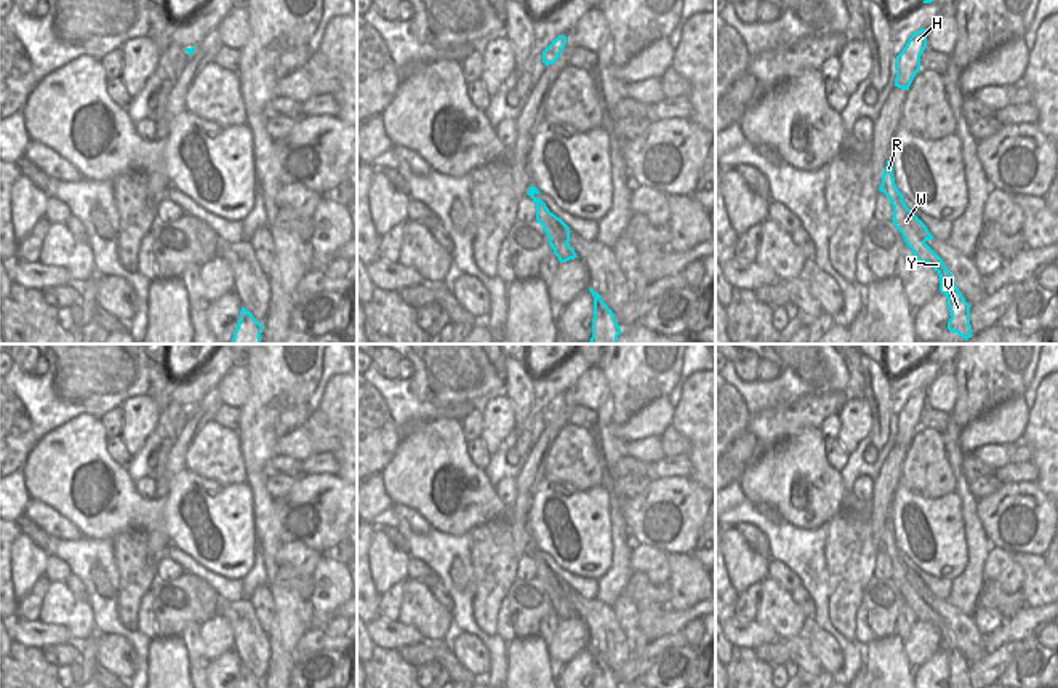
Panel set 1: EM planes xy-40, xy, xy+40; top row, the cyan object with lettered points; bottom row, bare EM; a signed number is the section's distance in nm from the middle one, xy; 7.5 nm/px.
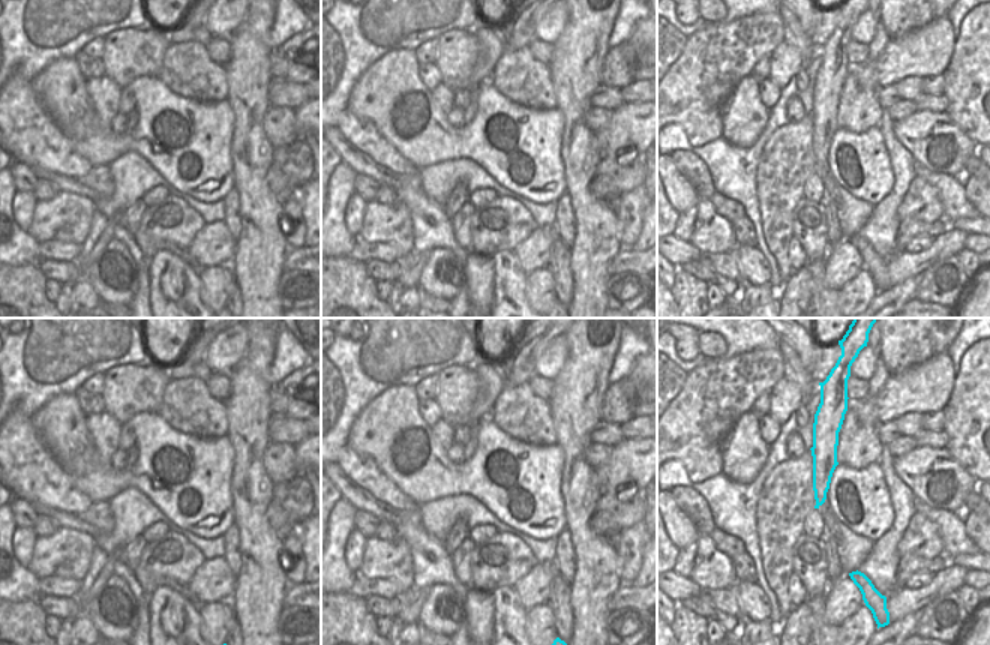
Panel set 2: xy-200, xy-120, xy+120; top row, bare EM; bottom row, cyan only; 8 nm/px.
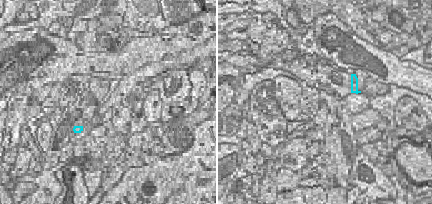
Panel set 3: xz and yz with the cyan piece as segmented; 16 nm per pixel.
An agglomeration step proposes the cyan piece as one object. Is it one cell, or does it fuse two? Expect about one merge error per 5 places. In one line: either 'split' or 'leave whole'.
leave whole

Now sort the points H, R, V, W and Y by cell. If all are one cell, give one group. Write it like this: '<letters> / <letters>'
H R V W Y

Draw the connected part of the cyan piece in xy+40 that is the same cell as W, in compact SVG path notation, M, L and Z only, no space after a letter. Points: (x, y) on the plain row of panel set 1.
M887 518L879 549L888 555L893 565L892 579L901 590L906 603L912 608L914 616L919 621L932 624L940 634L940 650L946 654L948 667L951 670L948 688L972 688L970 662L956 645L956 638L943 618L925 602L927 598L933 598L933 594L904 562L904 554L895 542L893 523L890 518Z

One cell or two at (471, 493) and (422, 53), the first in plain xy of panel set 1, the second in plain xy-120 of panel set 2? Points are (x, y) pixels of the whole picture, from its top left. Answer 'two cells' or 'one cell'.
two cells

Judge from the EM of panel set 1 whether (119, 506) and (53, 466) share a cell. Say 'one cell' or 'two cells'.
one cell

